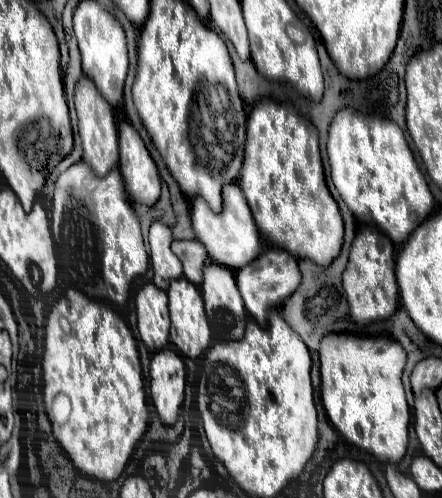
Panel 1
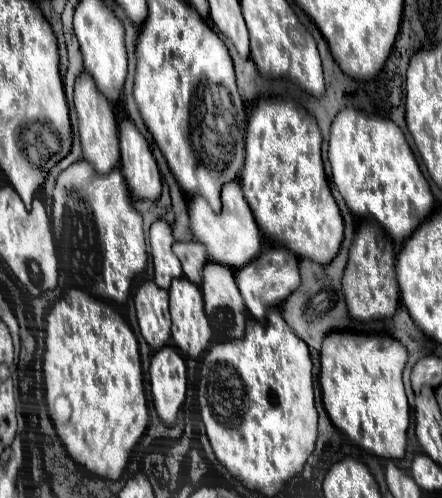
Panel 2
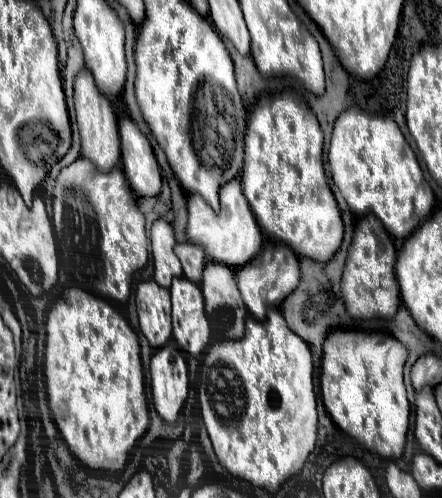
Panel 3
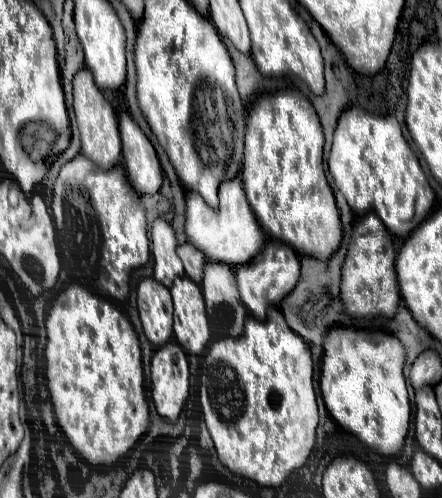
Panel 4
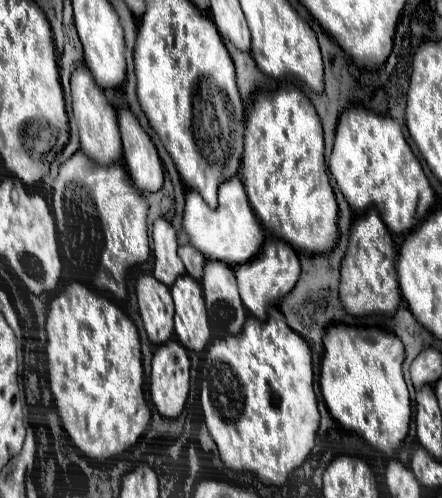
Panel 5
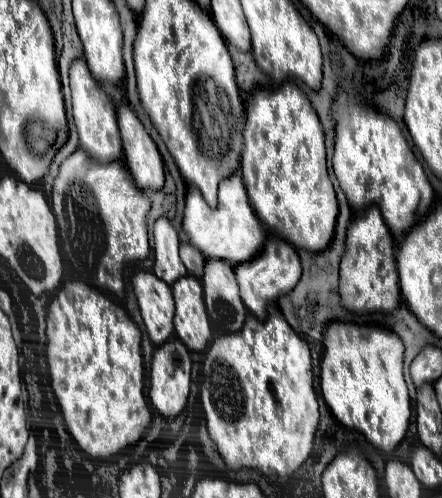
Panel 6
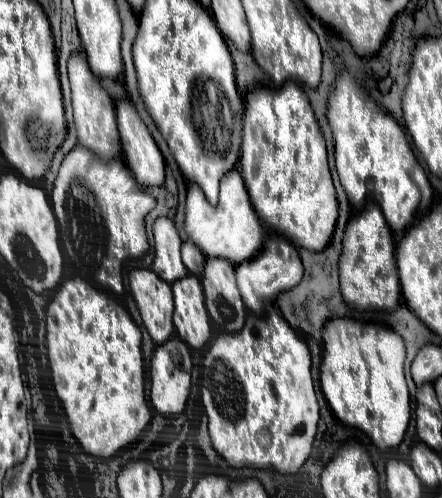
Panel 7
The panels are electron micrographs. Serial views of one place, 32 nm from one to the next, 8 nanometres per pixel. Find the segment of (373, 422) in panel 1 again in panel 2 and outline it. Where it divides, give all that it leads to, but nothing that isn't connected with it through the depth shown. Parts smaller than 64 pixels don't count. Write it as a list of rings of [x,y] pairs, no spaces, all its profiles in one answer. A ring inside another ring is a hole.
[[[332,332],[320,348],[322,402],[332,424],[360,448],[380,458],[400,460],[406,452],[410,406],[406,400],[402,370],[408,360],[406,348],[390,336],[366,336]]]

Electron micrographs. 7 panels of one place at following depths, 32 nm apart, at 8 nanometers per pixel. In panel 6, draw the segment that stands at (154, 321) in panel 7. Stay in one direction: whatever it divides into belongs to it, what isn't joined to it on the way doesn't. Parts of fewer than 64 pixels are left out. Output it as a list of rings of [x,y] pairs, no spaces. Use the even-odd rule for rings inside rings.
[[[138,272],[132,280],[140,314],[150,340],[160,346],[174,334],[172,290],[152,272]]]

